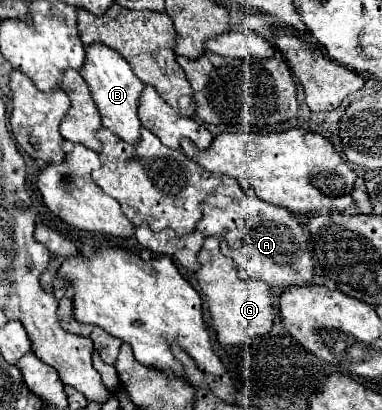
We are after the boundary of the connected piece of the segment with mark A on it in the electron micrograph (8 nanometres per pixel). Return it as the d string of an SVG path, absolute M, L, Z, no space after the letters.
M220 175L220 187L212 191L202 203L200 203L202 219L198 221L198 231L206 237L218 237L222 255L234 259L238 267L238 275L242 279L260 279L274 287L292 287L292 285L306 285L314 279L314 261L308 249L308 237L300 223L292 217L288 209L280 209L276 205L270 205L262 199L258 199L254 193L244 193L240 189L240 183L234 177Z

